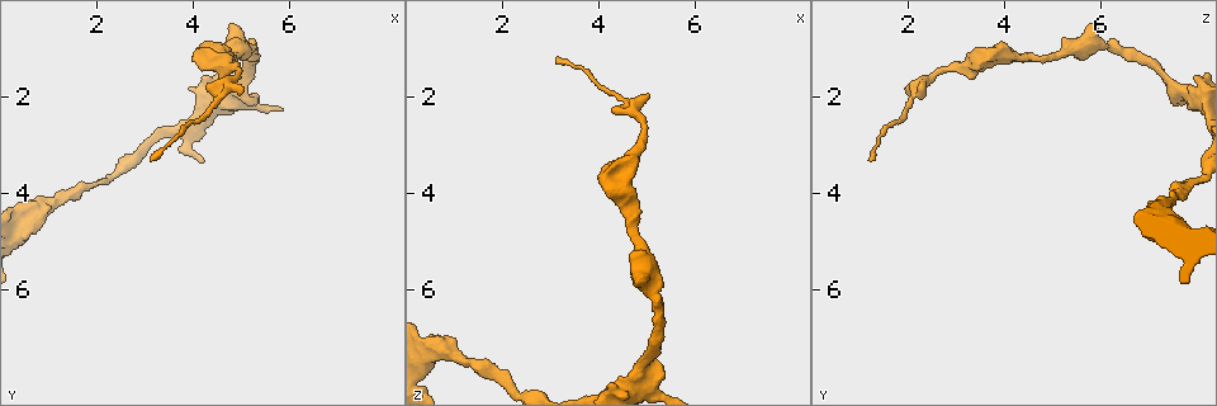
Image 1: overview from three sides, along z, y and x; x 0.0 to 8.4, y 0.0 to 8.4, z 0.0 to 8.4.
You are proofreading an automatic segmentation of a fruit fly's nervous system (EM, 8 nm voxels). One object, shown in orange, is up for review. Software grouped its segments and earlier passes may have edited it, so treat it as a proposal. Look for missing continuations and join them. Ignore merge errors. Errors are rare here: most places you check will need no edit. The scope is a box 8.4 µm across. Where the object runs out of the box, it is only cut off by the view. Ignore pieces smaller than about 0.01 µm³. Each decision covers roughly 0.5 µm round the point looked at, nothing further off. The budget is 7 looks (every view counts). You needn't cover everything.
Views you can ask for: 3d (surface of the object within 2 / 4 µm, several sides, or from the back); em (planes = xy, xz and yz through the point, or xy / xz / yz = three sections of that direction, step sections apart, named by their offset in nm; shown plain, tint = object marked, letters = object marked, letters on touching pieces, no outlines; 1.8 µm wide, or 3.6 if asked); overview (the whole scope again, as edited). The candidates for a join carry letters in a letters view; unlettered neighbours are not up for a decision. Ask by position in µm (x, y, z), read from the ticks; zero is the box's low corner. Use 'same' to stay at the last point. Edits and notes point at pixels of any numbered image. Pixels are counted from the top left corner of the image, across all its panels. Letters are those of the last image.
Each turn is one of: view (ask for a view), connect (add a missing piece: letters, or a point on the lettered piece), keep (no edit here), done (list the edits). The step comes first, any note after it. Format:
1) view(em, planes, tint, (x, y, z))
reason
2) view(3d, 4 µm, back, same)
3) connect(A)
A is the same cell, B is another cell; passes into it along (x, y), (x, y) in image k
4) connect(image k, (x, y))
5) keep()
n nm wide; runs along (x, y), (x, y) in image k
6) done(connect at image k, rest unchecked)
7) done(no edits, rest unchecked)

view(em, 3.6 µm, xy, step 16, tint, (3.10, 3.30, 1.20))
thin end

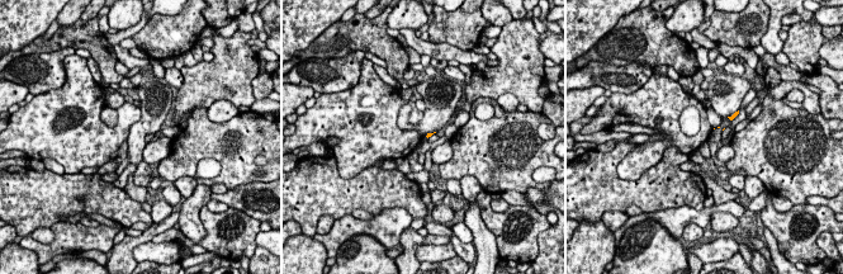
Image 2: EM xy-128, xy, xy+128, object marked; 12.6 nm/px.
view(em, 3.6 µm, xz, step 8, letters, same)

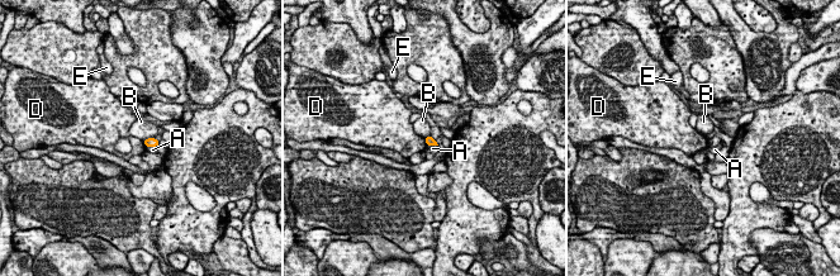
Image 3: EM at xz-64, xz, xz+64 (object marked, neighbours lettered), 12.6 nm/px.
keep()
A, B, D and E are other cells; none of them fits

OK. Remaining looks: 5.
view(em, xy, step 8, letters, (4.50, 2.05, 2.10))

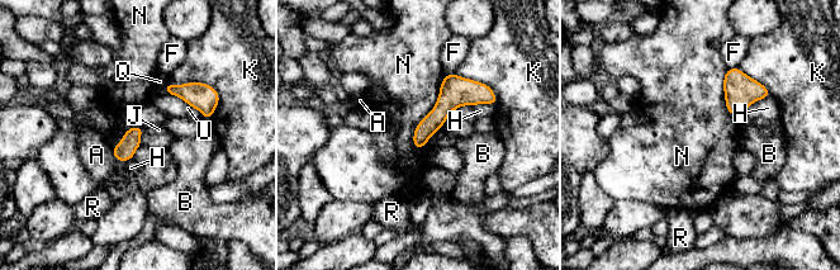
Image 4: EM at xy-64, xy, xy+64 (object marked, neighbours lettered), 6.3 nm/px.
keep()
120 nm wide; N touches over 500 nm; A, B, F, H, J, K, N, Q, R and U are other cells; no lettered piece goes on from it

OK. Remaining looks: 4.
view(em, planes, letters, (0.75, 4.30, 7.25))
sudden change in width

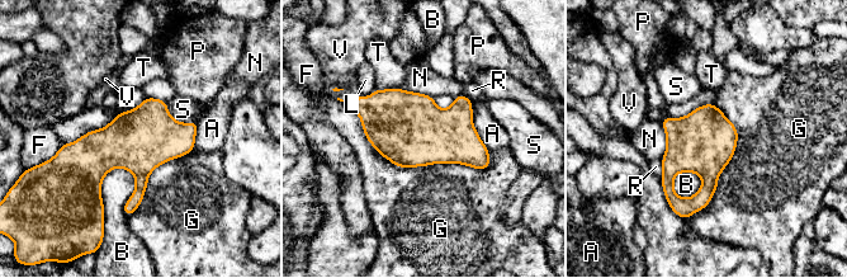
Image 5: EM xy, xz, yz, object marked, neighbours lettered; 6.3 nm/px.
keep()
A, B, F, G, L, N, P, R, S, T and V are other cells; border along (342, 100), (398, 166), (491, 164) in image 5; no lettered piece goes on from it

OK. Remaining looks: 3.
done(no edits, rest unchecked)

